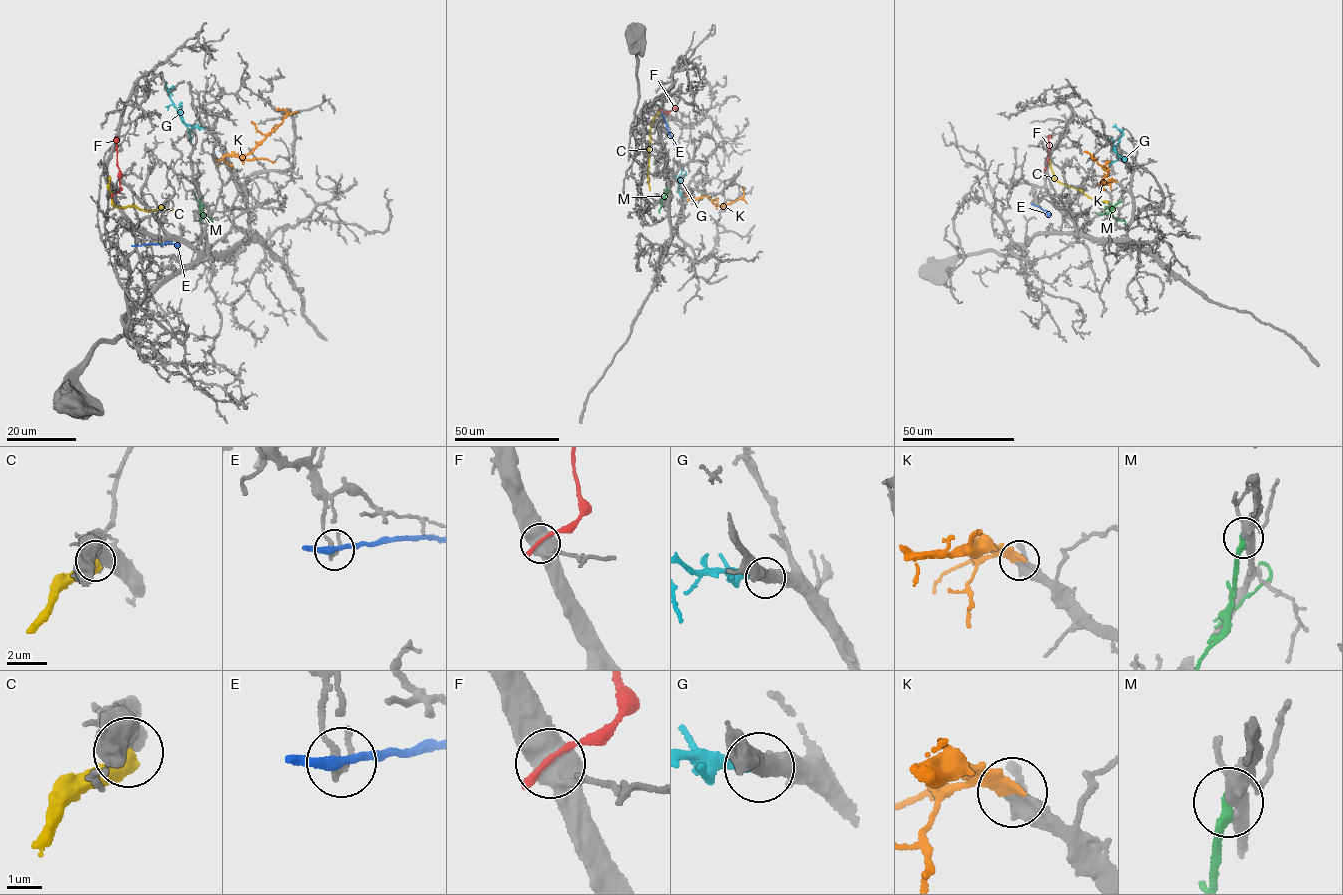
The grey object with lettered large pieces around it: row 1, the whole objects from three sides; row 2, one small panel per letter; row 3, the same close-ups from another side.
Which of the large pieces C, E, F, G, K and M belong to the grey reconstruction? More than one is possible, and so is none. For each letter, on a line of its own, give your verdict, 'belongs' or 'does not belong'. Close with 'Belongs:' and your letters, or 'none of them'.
C: does not belong
E: does not belong
F: does not belong
G: belongs
K: belongs
M: does not belong
Belongs: G, K

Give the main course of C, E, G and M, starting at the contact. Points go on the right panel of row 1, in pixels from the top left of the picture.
C: (1048, 160), (1058, 182), (1081, 190), (1094, 199), (1108, 202), (1115, 208)
E: (1032, 204), (1050, 215)
G: (1126, 162), (1115, 149), (1121, 132), (1112, 126)
M: (1099, 214), (1110, 214), (1124, 220), (1124, 224)

